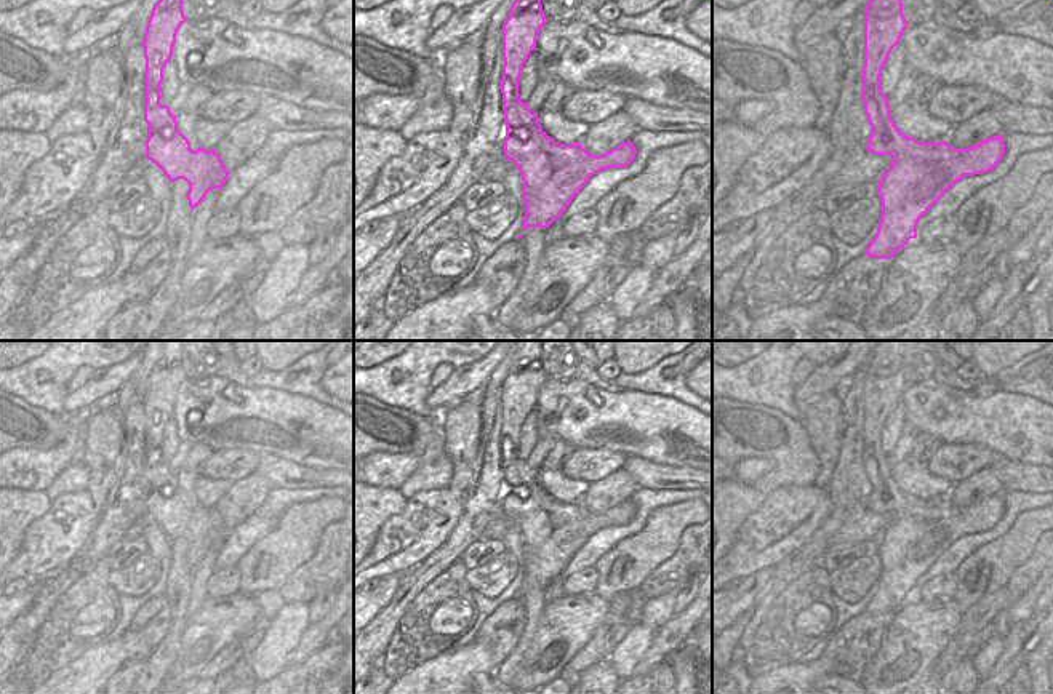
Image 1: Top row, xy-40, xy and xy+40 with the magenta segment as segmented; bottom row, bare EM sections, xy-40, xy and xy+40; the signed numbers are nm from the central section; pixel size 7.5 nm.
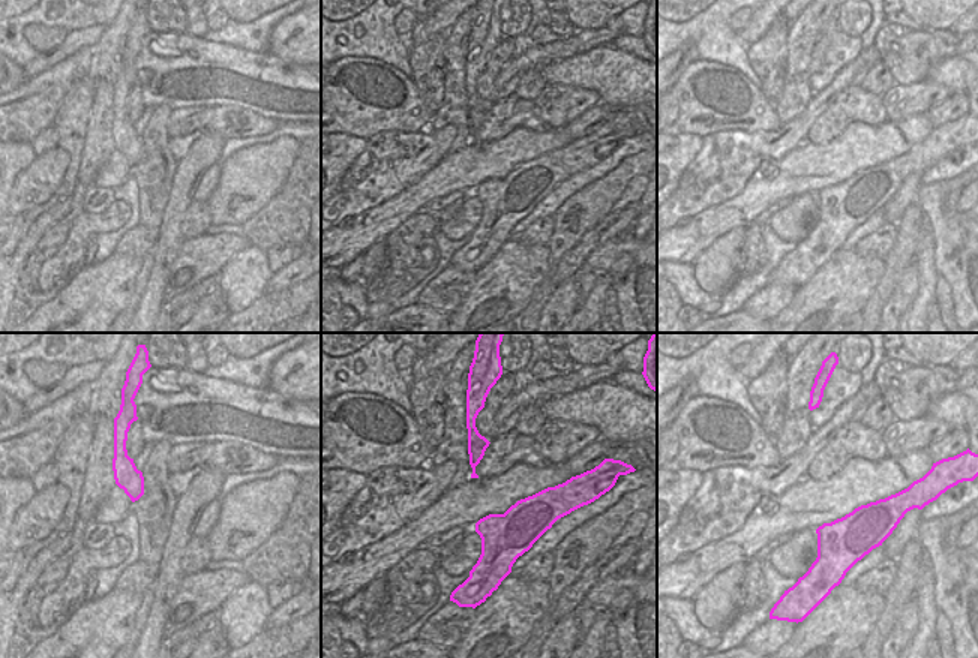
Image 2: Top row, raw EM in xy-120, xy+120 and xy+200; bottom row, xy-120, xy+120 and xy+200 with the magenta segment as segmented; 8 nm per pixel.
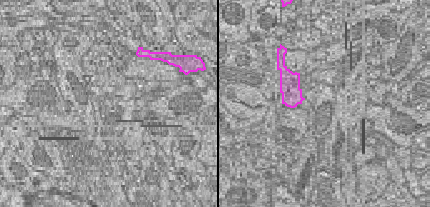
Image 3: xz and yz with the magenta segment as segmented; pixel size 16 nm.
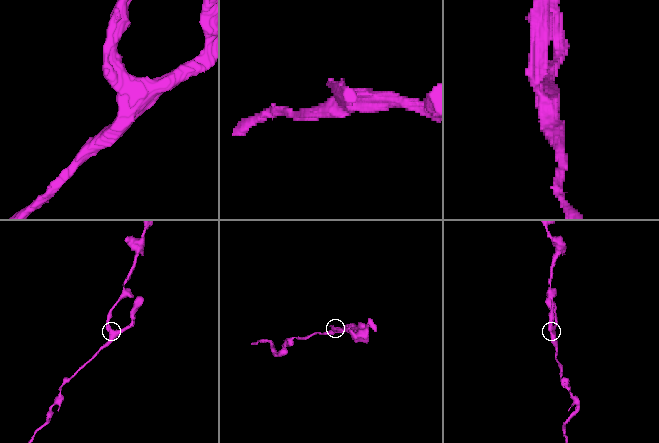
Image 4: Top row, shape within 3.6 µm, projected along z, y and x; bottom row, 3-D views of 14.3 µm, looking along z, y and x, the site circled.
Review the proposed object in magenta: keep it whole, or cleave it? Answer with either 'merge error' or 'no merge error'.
no merge error

